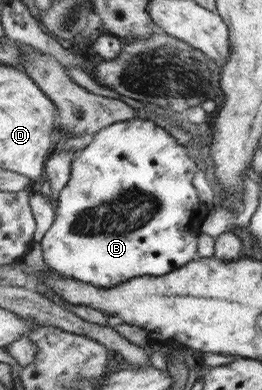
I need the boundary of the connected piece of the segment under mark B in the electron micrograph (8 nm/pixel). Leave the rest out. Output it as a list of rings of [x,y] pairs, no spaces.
[[[146,117],[120,121],[94,134],[89,142],[89,146],[74,160],[71,180],[63,189],[59,199],[57,220],[44,241],[42,241],[45,260],[48,262],[49,267],[66,277],[73,277],[78,281],[91,283],[96,287],[110,288],[120,286],[122,283],[129,282],[134,278],[141,278],[142,276],[168,275],[198,259],[198,235],[200,235],[200,229],[198,227],[188,227],[188,229],[184,227],[184,225],[192,225],[200,217],[200,213],[204,211],[204,203],[202,203],[200,193],[198,193],[198,189],[194,185],[196,173],[200,169],[198,164],[190,155],[189,149],[184,145],[180,145],[180,141],[172,133],[169,133],[164,127],[160,127],[154,121],[147,120]]]

